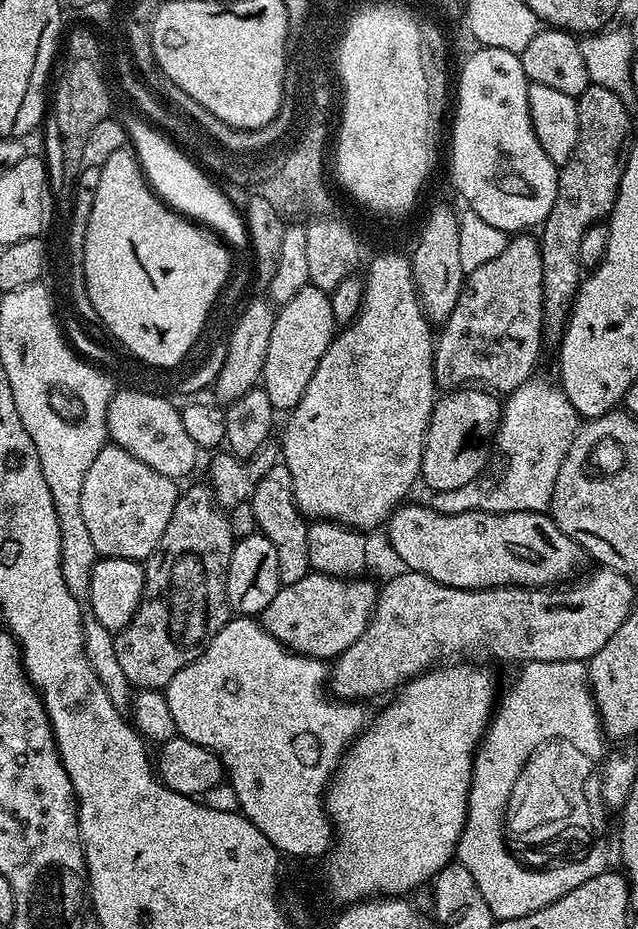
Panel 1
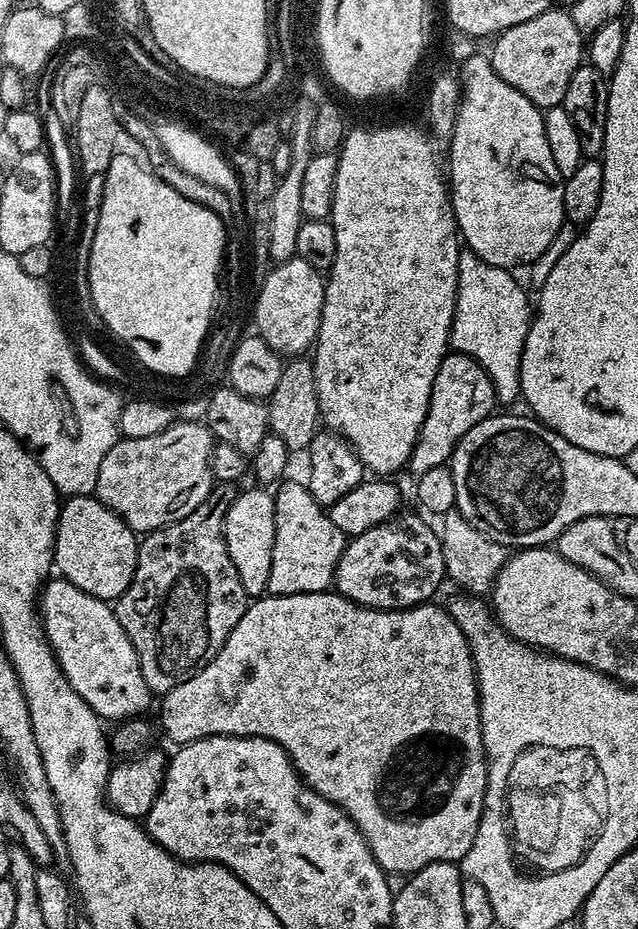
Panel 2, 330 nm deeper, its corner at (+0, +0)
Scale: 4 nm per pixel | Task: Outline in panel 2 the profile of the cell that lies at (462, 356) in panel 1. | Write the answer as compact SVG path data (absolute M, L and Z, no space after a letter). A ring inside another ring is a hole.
M452 350L442 358L438 374L434 374L434 386L430 390L430 406L420 427L420 437L416 440L406 468L412 474L421 476L426 470L443 468L452 459L452 452L465 434L478 422L493 415L498 401L496 391L482 366L474 358Z

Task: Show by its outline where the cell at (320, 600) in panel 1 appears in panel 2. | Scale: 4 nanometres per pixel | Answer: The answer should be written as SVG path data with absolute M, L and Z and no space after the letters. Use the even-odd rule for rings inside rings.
M405 514L397 515L395 518L387 520L385 524L374 526L374 530L366 530L366 534L358 534L351 537L344 545L344 553L336 567L336 579L334 581L335 591L341 596L345 596L350 602L361 604L367 608L377 608L377 610L398 610L399 608L417 608L420 604L429 603L433 599L432 595L440 588L440 583L445 583L446 573L444 570L444 559L442 558L442 546L440 538L435 527L431 528L424 520L419 520L416 516L404 516Z

